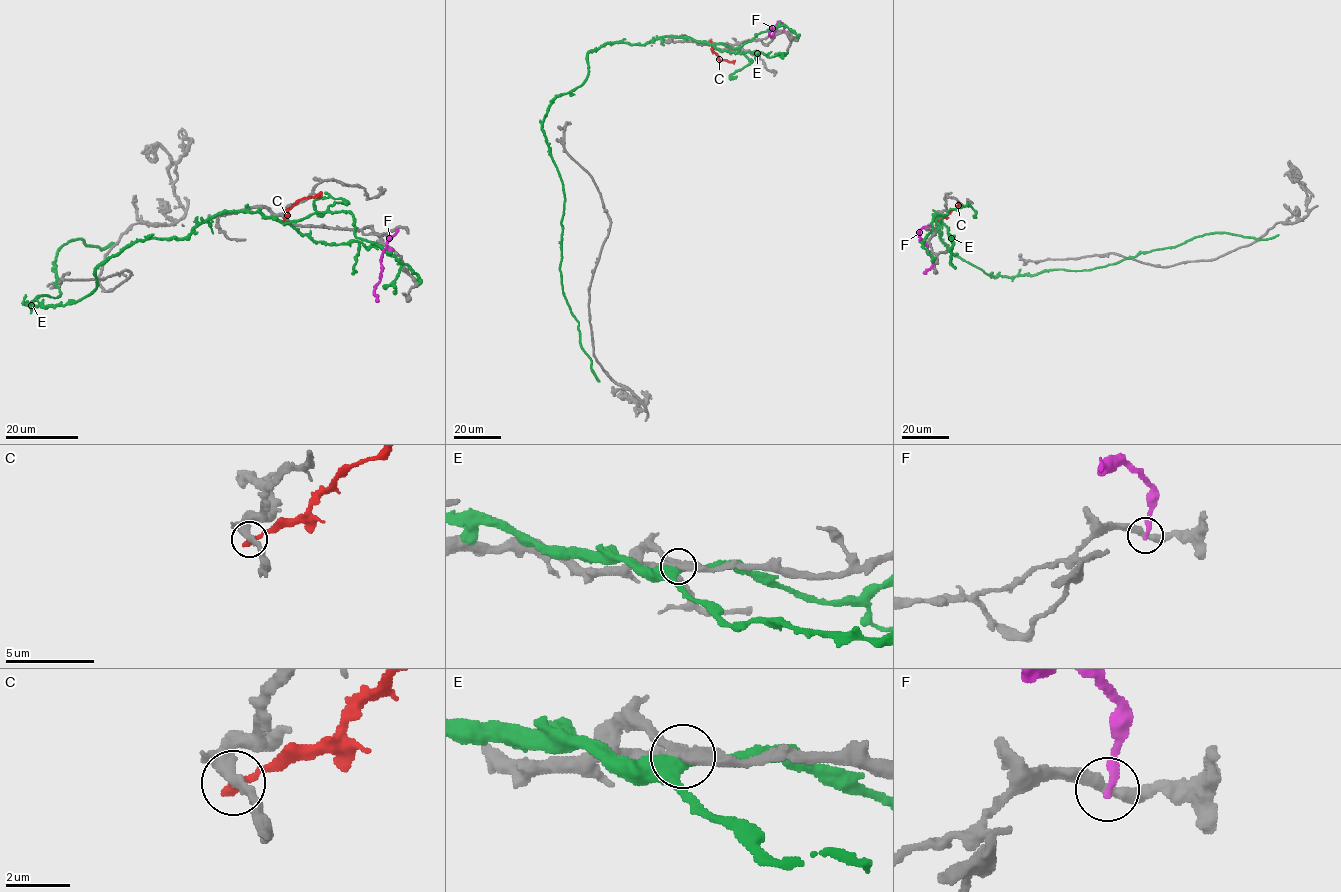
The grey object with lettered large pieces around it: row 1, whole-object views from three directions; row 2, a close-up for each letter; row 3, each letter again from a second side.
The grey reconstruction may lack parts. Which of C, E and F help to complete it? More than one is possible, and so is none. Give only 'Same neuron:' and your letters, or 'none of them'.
Same neuron: none of them

